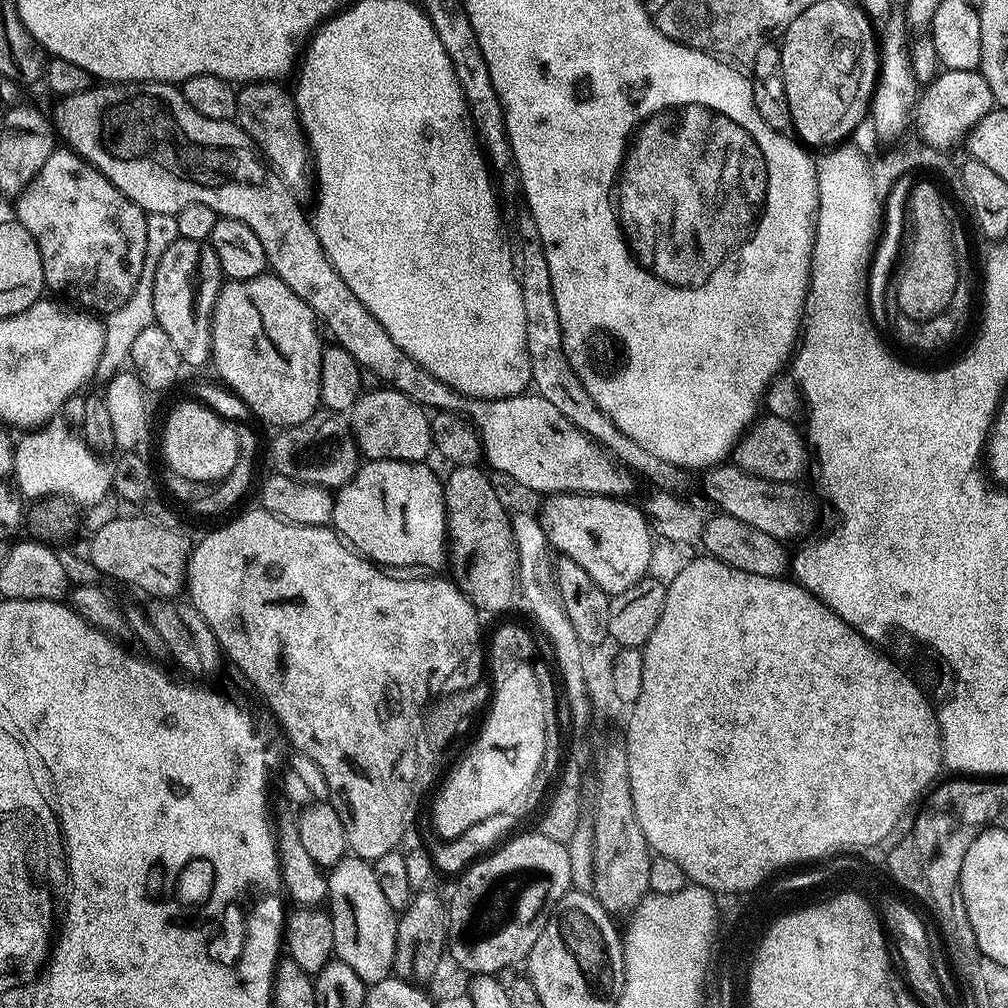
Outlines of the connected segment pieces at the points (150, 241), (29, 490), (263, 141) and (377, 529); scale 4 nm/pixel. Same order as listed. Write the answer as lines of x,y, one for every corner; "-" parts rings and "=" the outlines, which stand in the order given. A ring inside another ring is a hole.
157,212
146,214
146,257
143,258
142,274
139,275
135,293
127,299
122,308
116,308
107,313
104,320
104,346
102,358
99,359
99,369
116,368
114,370
128,370
132,367
132,348
134,340
142,331
155,325
154,314
154,274
157,273
158,262
162,255
179,239
178,224
175,216
158,214
=
44,426
39,430
33,431
31,434
25,435
28,436
25,438
21,444
17,443
14,448
14,477
16,476
16,484
15,487
18,489
19,495
21,497
26,498
29,496
29,501
35,502
41,498
63,498
65,500
71,501
73,505
81,506
80,504
84,504
83,506
91,506
97,504
98,501
105,499
109,495
110,489
112,488
112,476
110,475
109,469
108,472
103,468
102,465
99,464
101,462
94,453
87,447
87,445
83,442
77,441
68,437
67,432
62,428
48,428
52,426
=
274,82
247,84
237,91
236,97
235,123
252,140
257,153
293,196
301,202
307,201
307,196
314,192
314,157
308,136
300,124
300,111
296,108
295,99
289,93
287,96
=
371,460
361,463
353,476
342,485
335,493
336,501
334,502
334,514
332,515
332,524
335,531
349,545
355,546
361,553
367,555
368,559
375,562
380,566
392,566
388,564
425,564
425,569
436,570
436,567
441,563
442,565
446,560
446,521
444,519
444,485
441,477
435,476
430,469
427,468
428,464
421,462
404,460

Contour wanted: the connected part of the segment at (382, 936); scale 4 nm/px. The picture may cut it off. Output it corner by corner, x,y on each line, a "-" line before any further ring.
345,854
332,865
327,878
326,911
332,917
335,959
346,962
346,966
362,978
365,986
382,982
382,978
393,975
397,909
386,902
382,889
378,887
378,874
374,874
372,864
361,856

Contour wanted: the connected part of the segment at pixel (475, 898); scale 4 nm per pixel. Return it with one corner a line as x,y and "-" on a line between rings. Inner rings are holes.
532,830
525,836
513,835
512,841
501,843
495,850
489,851
483,858
477,859
459,877
456,889
452,892
450,903
456,908
476,908
478,902
492,902
492,880
500,876
508,876
508,872
522,872
522,868
532,866
532,870
546,870
546,874
562,874
562,882
556,882
560,888
573,887
572,873
570,872
570,854
561,841
546,838
538,830

